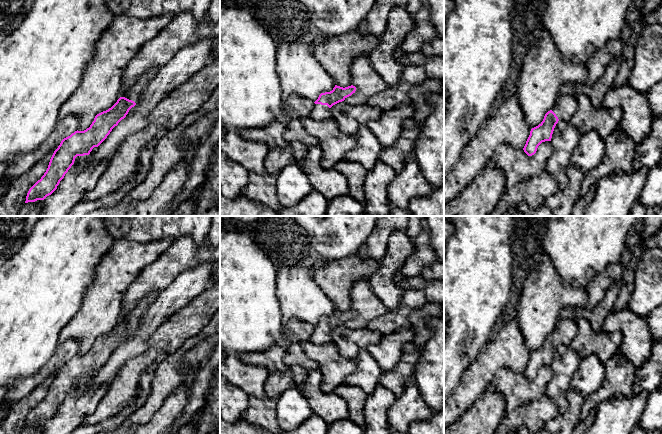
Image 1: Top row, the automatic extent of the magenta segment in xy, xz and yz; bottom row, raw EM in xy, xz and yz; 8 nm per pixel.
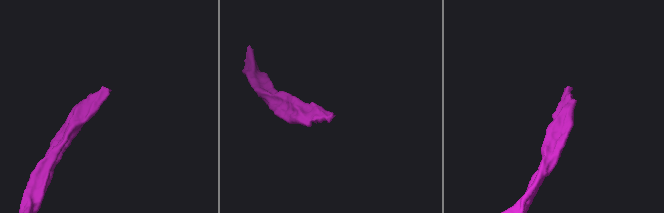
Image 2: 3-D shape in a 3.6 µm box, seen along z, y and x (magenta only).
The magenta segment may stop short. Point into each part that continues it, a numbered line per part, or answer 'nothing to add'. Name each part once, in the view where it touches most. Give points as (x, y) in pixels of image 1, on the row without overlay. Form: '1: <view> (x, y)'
1: xz (319, 336)

